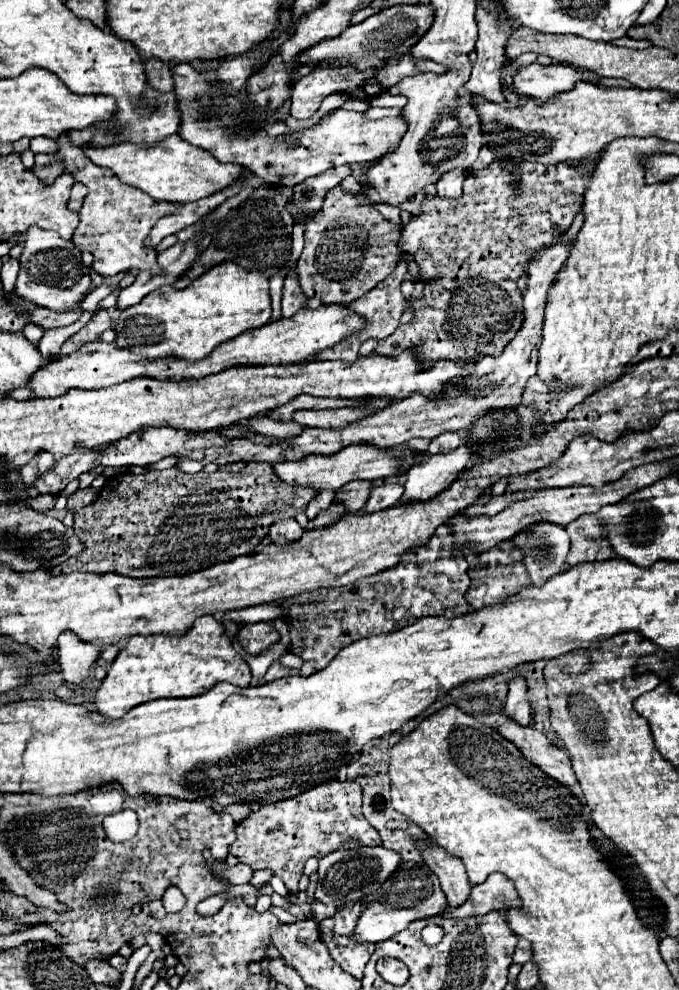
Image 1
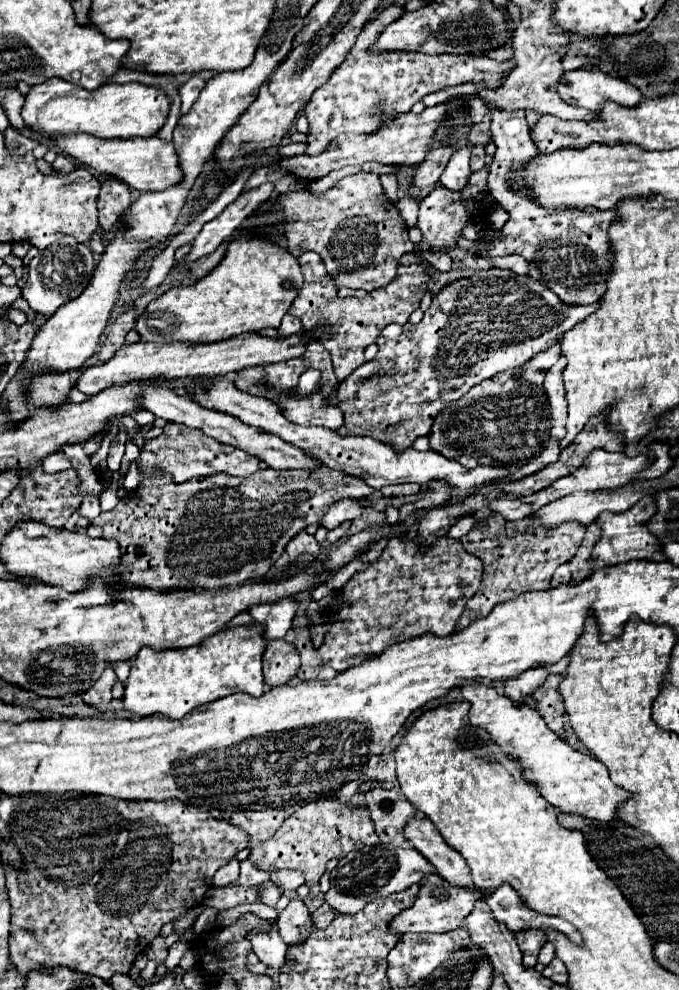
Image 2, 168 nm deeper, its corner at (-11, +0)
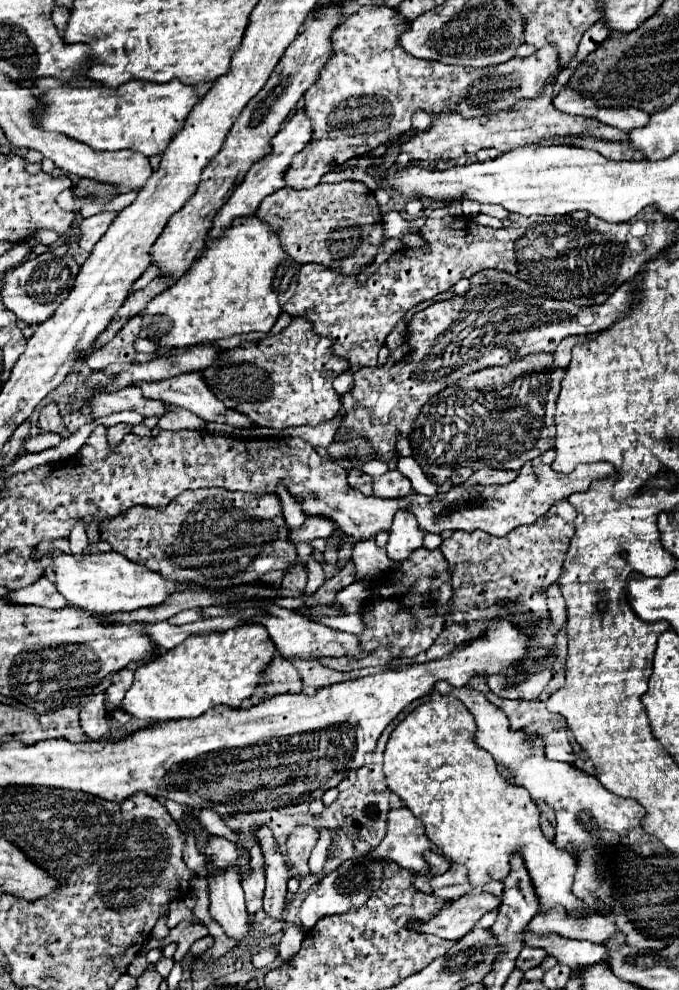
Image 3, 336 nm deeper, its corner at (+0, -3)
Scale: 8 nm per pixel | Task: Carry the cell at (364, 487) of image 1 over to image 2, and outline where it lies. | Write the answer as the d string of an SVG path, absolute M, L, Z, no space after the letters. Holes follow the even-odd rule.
M350 498L338 500L330 506L328 514L320 520L320 526L324 526L326 530L332 530L332 528L340 526L342 522L358 518L362 514L362 510L364 510L364 506L360 504L360 500L350 500Z

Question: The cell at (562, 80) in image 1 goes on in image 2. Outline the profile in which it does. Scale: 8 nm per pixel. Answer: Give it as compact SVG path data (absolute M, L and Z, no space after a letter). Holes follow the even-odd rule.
M602 70L566 72L558 86L558 94L564 102L588 108L592 112L600 112L606 102L616 102L618 106L630 108L642 102L642 94L638 92L638 88Z

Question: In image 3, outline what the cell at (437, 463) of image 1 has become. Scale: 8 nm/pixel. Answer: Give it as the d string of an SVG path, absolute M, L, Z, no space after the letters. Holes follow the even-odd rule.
M397 511L393 517L393 525L389 529L387 553L391 561L403 561L407 553L419 549L423 545L423 531L417 525L417 519L411 511Z

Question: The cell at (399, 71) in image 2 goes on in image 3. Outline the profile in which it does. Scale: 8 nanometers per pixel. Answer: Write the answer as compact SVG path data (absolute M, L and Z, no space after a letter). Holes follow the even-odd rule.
M365 5L351 17L347 17L331 35L333 41L333 59L321 69L321 75L317 83L305 93L305 113L313 123L313 137L305 145L303 151L299 151L287 171L283 173L285 185L293 189L311 189L319 183L321 175L329 173L329 163L345 163L351 157L369 153L371 149L387 143L389 137L407 133L413 129L411 115L417 109L425 109L427 113L435 113L441 109L453 109L459 111L463 117L475 117L483 115L487 111L499 111L513 107L515 99L521 97L535 97L539 95L539 89L543 89L543 83L547 83L549 77L557 75L559 63L557 63L557 51L553 45L547 45L539 51L535 51L531 57L515 57L501 65L493 65L487 69L473 69L473 67L453 67L443 65L435 61L425 61L407 55L399 45L397 39L401 31L409 27L409 21L399 15L399 11L387 7L387 5Z

